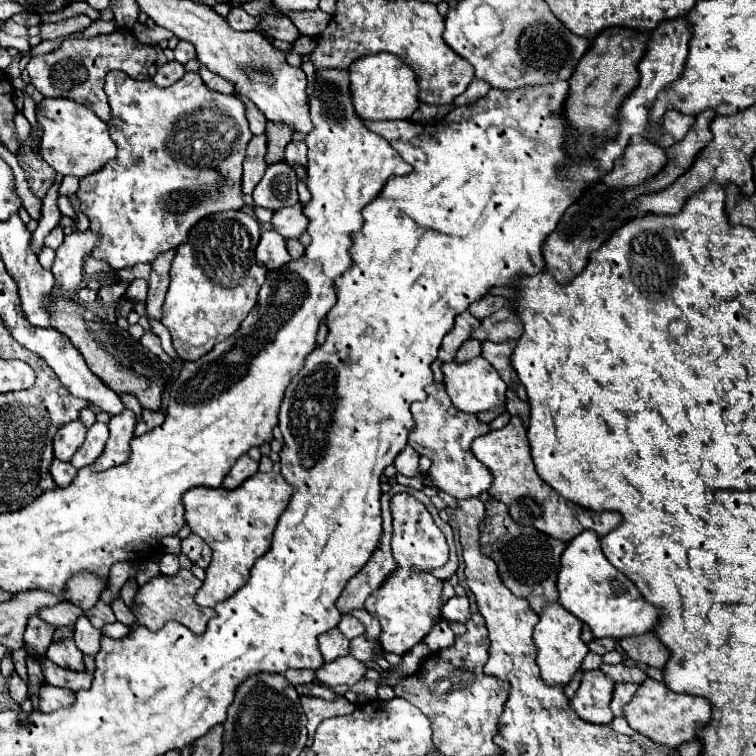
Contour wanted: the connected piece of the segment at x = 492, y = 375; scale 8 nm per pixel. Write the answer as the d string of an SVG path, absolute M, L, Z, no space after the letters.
M473 358L465 364L457 364L457 362L445 362L441 366L443 374L445 374L445 388L447 394L451 396L453 404L469 414L477 414L477 412L487 412L487 410L495 410L499 406L505 404L505 382L499 378L497 370L485 360L485 358Z

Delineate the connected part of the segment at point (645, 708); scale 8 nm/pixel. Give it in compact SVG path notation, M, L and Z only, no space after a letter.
M647 678L635 698L625 706L625 720L631 728L637 732L649 736L655 742L661 742L665 746L681 746L685 742L697 740L697 730L709 724L711 720L711 704L705 698L689 696L689 694L677 694L665 686L665 682Z

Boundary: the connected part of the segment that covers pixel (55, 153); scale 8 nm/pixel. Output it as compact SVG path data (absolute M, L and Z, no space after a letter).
M43 98L43 102L35 108L35 116L43 128L41 156L59 174L83 178L93 170L103 168L111 158L117 156L117 146L111 142L107 124L103 124L91 108L79 102L69 98Z

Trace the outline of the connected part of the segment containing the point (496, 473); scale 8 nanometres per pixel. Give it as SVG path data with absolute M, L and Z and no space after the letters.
M511 416L509 424L501 430L491 430L485 436L479 436L473 444L471 444L473 456L483 462L491 474L493 474L493 486L489 488L489 494L503 502L509 508L509 514L515 522L525 524L525 526L533 526L539 532L545 532L557 540L569 542L573 540L577 534L581 534L583 530L595 530L599 536L609 534L611 530L615 530L621 522L621 514L619 512L593 512L589 508L577 506L569 500L565 500L563 496L559 496L549 484L545 484L539 474L535 472L535 464L531 460L529 454L529 442L527 442L527 430L523 426L523 422L517 416Z

